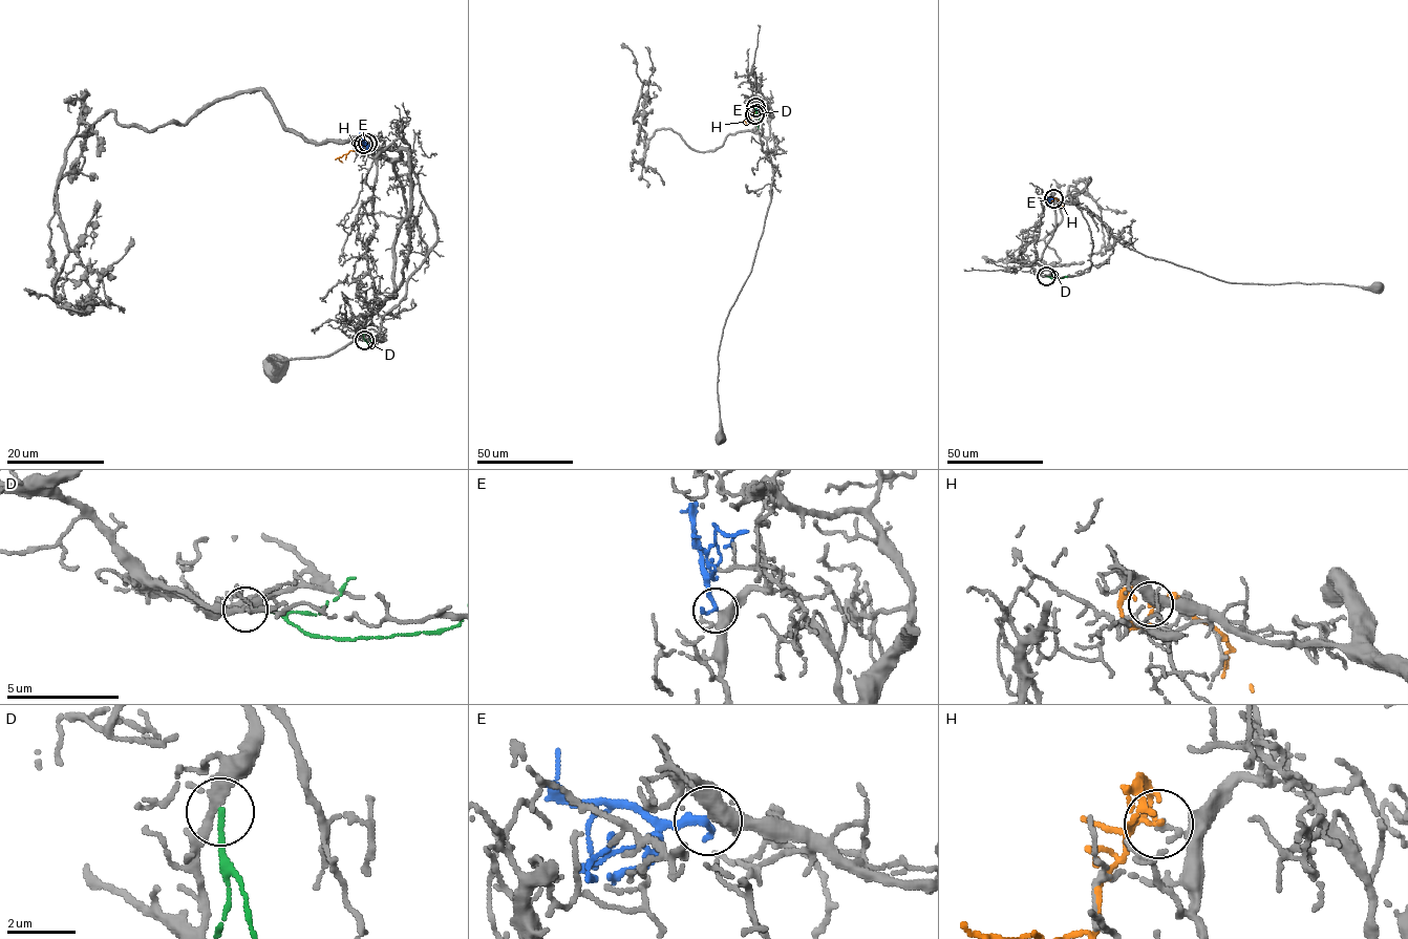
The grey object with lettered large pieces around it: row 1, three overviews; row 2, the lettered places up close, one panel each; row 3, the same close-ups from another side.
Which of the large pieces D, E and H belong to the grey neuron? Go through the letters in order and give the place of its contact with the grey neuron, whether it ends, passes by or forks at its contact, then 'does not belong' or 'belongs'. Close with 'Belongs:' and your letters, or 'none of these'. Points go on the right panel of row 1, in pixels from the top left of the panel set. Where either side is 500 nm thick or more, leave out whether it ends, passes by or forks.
D: meets grey at (1046, 276); it ends there; does not belong
E: meets grey at (1052, 198); it ends there; belongs
H: meets grey at (1053, 198); it forks there; does not belong
Belongs: E

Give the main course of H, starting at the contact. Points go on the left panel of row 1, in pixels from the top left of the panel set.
H: (363, 144), (358, 143), (340, 157), (343, 162)

